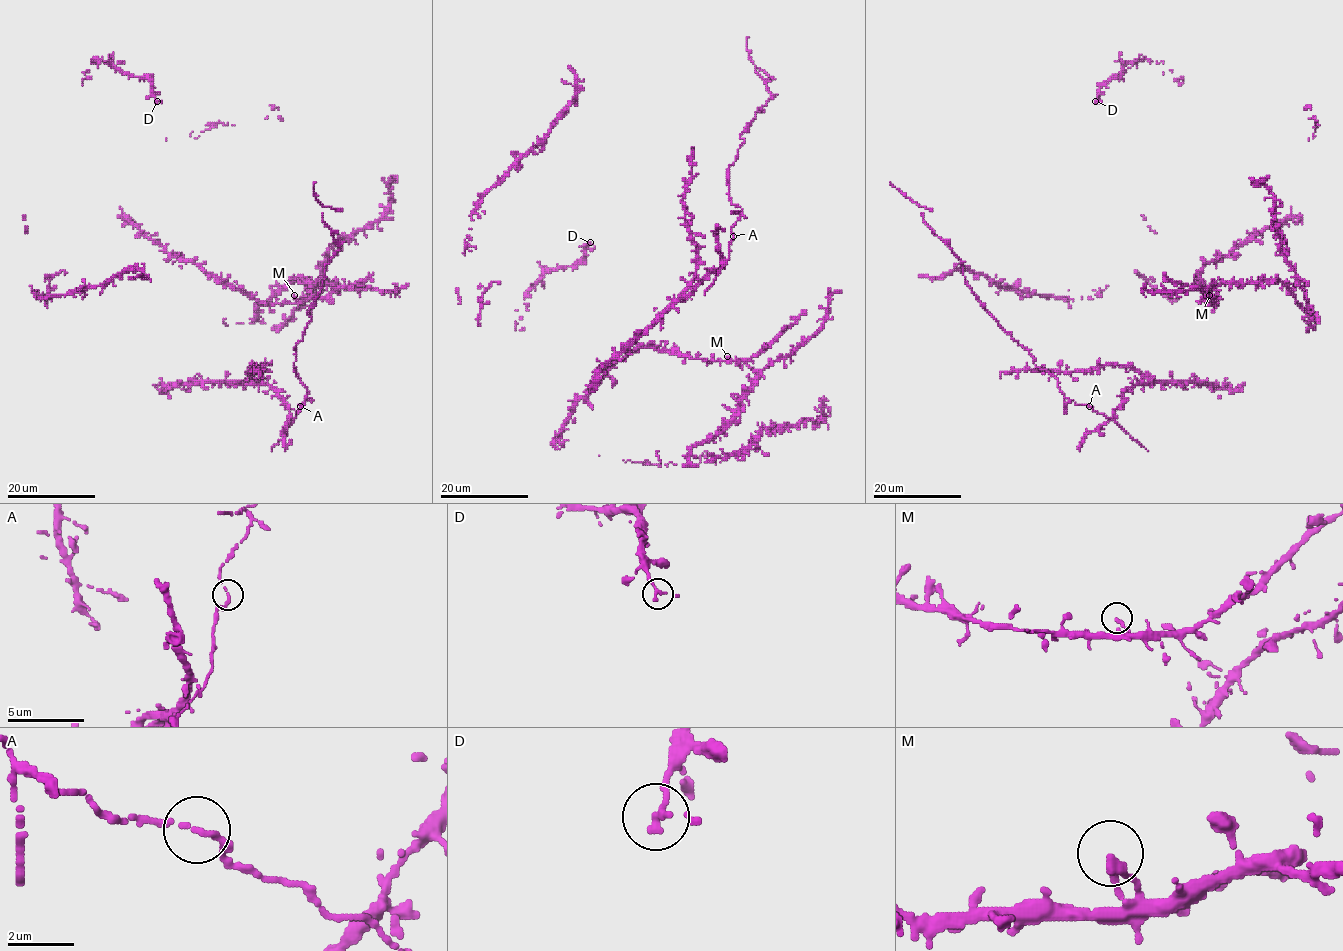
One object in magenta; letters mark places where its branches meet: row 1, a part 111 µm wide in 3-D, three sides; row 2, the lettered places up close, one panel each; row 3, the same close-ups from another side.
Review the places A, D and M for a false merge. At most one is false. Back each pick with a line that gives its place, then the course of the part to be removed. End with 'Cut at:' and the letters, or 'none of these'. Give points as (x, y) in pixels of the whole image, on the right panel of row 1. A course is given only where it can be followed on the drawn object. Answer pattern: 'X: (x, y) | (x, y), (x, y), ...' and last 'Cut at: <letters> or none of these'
Cut at: none of these

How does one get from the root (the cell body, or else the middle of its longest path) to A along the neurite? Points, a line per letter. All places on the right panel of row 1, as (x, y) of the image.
A: (1171, 373), (1170, 381), (1136, 383), (1126, 390), (1124, 402), (1114, 413), (1115, 422), (1089, 406)

